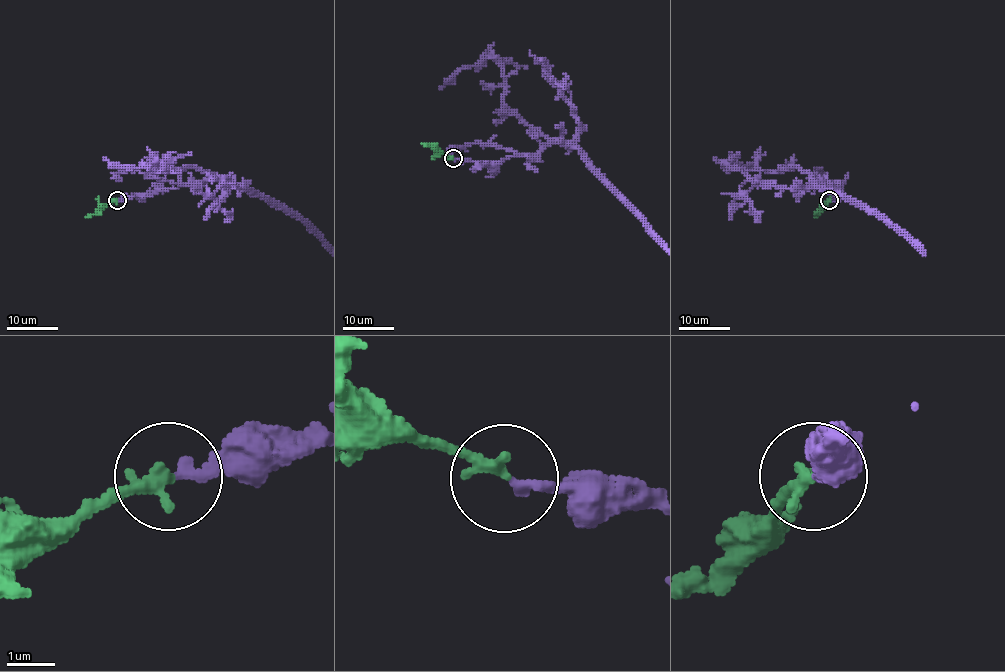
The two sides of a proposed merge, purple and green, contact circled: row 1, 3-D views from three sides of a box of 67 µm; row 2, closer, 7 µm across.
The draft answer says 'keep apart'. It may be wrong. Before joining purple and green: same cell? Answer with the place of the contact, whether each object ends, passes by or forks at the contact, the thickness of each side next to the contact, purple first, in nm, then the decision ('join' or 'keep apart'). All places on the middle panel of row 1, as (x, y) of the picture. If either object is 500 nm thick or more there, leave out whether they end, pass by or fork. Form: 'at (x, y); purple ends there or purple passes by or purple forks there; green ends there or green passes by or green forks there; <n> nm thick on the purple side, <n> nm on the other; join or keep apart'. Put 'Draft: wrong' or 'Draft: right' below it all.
at (453, 158); purple ends there; green ends there; 240 nm thick on the purple side, 320 nm on the other; join
Draft: wrong

